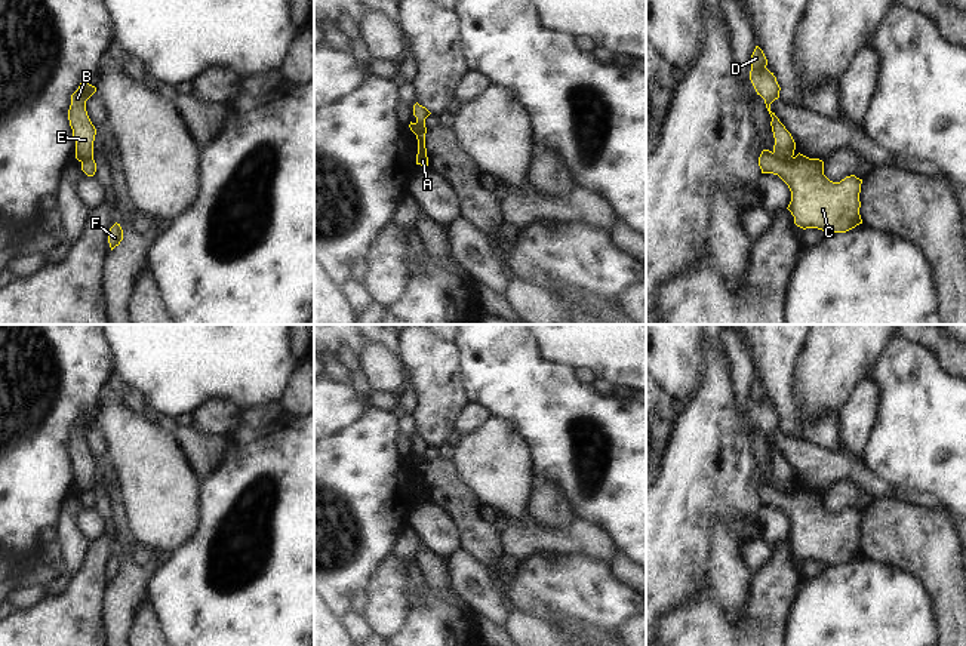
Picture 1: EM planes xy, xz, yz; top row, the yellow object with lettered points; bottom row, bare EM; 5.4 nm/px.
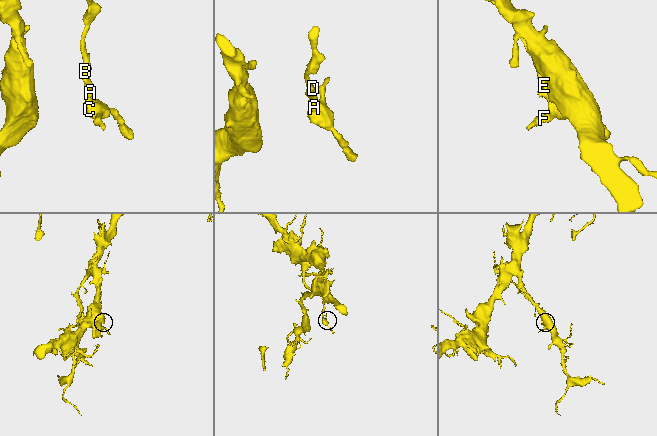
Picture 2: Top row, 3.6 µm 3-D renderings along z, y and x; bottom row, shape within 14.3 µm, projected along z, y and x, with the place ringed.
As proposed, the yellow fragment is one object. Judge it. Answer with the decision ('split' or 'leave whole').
split

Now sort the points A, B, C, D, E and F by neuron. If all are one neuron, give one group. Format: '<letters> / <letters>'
A C F / B D E

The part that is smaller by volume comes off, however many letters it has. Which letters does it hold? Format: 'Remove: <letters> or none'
Remove: A, C, F.

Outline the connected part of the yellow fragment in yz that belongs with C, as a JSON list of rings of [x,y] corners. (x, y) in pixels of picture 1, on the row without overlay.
[[[763,482],[759,489],[762,505],[778,507],[791,523],[788,542],[803,562],[818,560],[828,566],[846,565],[862,556],[859,525],[862,511],[855,507],[833,514],[824,507],[824,493],[797,486],[776,490]]]

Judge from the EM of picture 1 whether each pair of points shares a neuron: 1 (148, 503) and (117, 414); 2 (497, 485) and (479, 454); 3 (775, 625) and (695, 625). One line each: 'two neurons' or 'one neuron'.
1: one neuron
2: one neuron
3: one neuron

